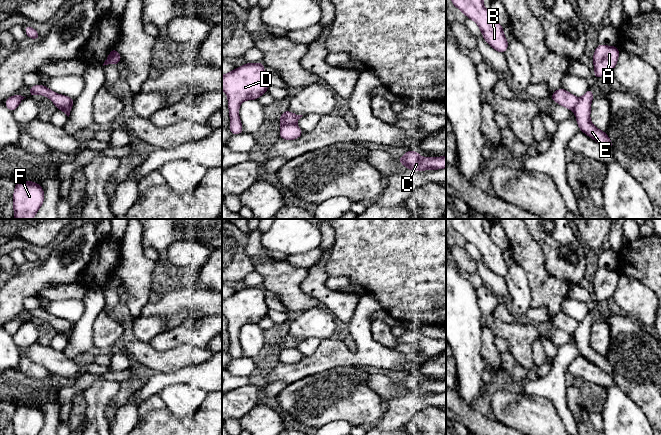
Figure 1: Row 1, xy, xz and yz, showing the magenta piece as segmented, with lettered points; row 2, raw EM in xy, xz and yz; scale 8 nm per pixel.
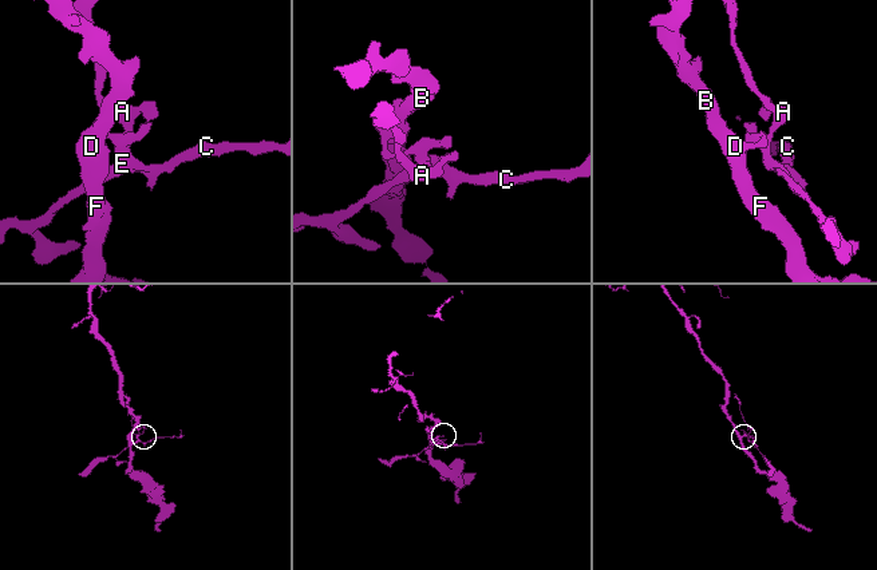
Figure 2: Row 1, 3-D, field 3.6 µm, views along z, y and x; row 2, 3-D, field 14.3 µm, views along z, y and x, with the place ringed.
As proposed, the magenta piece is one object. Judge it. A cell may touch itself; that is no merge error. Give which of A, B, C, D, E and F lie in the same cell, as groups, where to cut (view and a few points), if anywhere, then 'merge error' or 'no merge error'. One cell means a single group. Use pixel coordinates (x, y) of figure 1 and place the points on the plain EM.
A C E / B D F | xy (72, 328), (57, 332) | merge error

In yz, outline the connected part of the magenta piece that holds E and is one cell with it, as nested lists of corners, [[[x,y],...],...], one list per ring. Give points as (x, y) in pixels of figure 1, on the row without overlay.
[[[589,312],[586,317],[578,323],[575,333],[573,334],[579,354],[584,356],[587,360],[598,366],[603,371],[613,374],[613,368],[607,357],[599,354],[591,347],[590,337],[593,322],[593,316],[591,312]]]

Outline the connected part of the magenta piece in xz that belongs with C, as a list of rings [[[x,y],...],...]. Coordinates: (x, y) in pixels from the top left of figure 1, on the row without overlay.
[[[407,374],[407,376],[397,384],[412,395],[439,394],[446,392],[446,379],[425,382],[421,381],[417,375]]]

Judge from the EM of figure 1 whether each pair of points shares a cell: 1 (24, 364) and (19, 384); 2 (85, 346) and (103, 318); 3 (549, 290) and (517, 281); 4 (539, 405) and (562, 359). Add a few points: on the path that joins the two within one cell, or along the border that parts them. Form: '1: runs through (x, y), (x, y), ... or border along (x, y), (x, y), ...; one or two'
1: border along (18, 368), (23, 373), (44, 381); two
2: border along (100, 312), (93, 324), (93, 347); two
3: border along (517, 263), (526, 274), (531, 306); two
4: border along (521, 392), (527, 395), (546, 397), (559, 414); two

